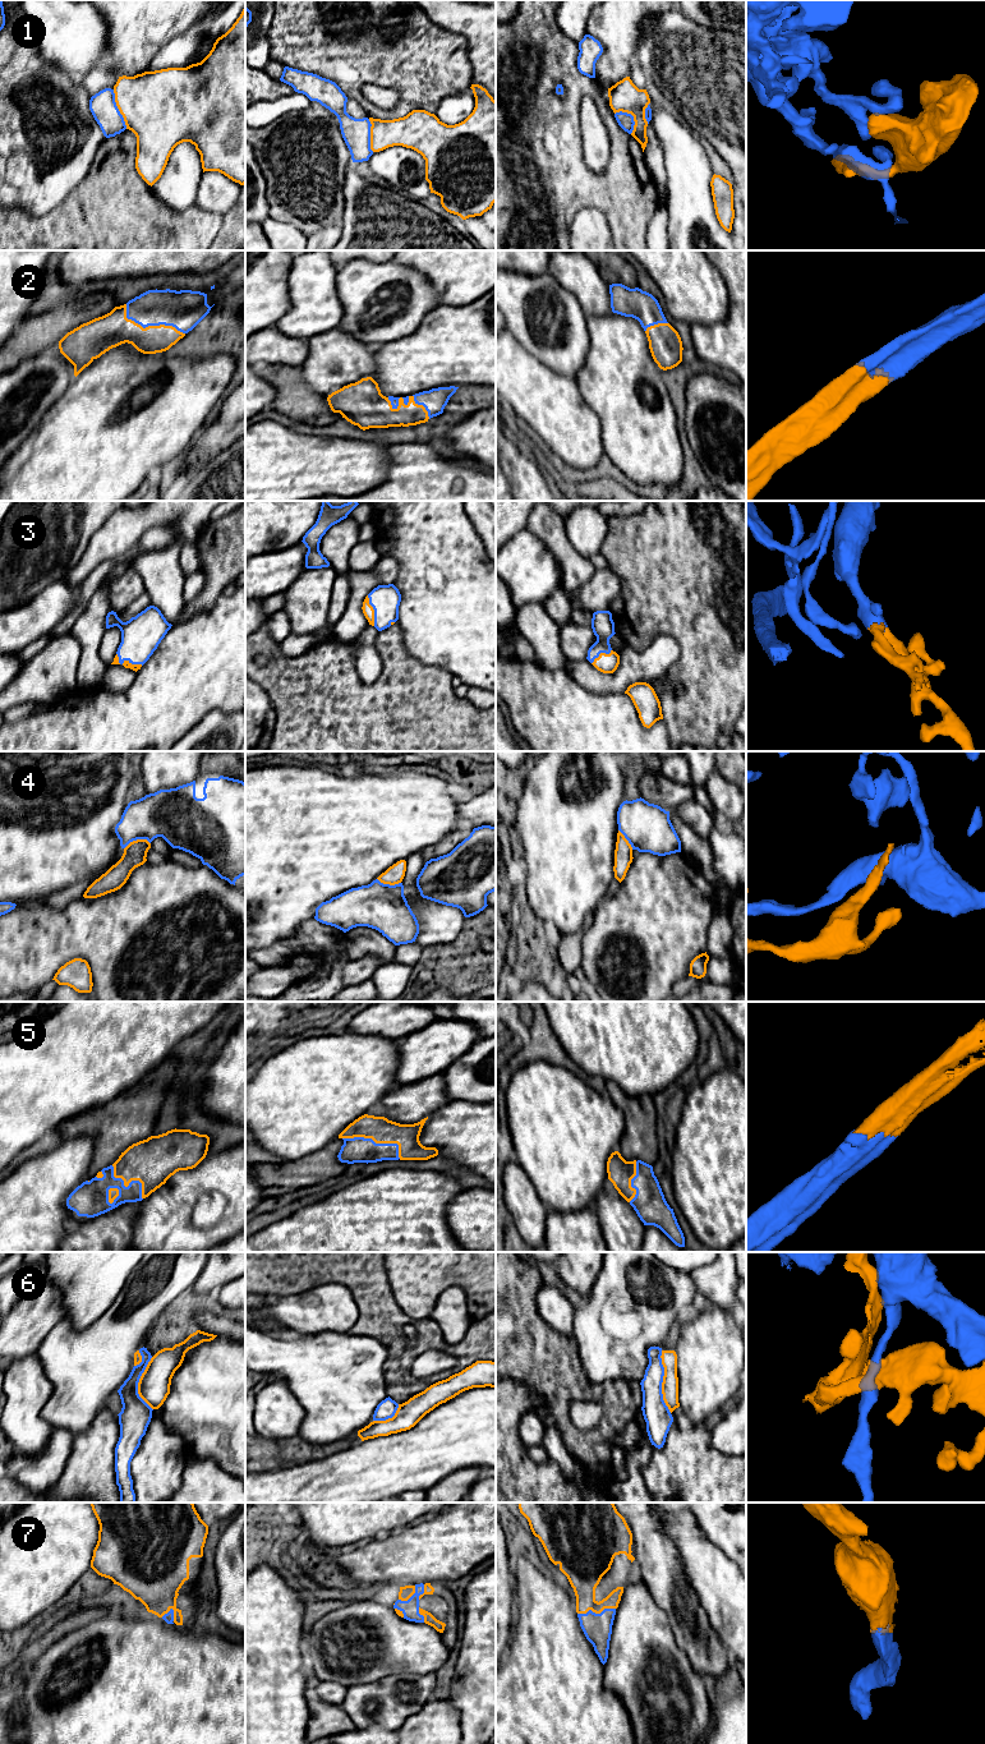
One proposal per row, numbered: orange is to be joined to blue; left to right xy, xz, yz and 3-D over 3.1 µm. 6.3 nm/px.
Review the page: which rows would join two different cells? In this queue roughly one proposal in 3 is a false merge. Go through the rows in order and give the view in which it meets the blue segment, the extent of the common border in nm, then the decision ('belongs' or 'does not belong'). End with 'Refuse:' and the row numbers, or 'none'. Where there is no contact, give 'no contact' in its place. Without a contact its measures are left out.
1: xy | 260 nm | does not belong
2: xy | 420 nm | belongs
3: xy | 180 nm | belongs
4: xy | 170 nm | does not belong
5: xz | 400 nm | belongs
6: yz | 400 nm | does not belong
7: yz | 240 nm | belongs
Refuse: 1, 4, 6

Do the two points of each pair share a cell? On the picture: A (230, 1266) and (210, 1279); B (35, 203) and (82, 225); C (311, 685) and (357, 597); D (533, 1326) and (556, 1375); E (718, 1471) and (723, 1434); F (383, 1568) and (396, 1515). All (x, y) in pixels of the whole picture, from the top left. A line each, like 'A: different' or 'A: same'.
A: same
B: different
C: different
D: same
E: different
F: different

